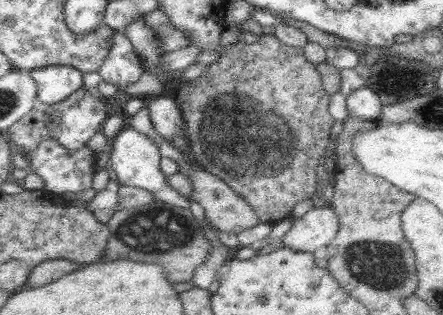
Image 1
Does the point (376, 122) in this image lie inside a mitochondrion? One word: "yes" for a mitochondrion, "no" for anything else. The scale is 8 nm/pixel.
no

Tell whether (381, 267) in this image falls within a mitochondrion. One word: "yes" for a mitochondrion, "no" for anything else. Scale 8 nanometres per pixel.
yes

